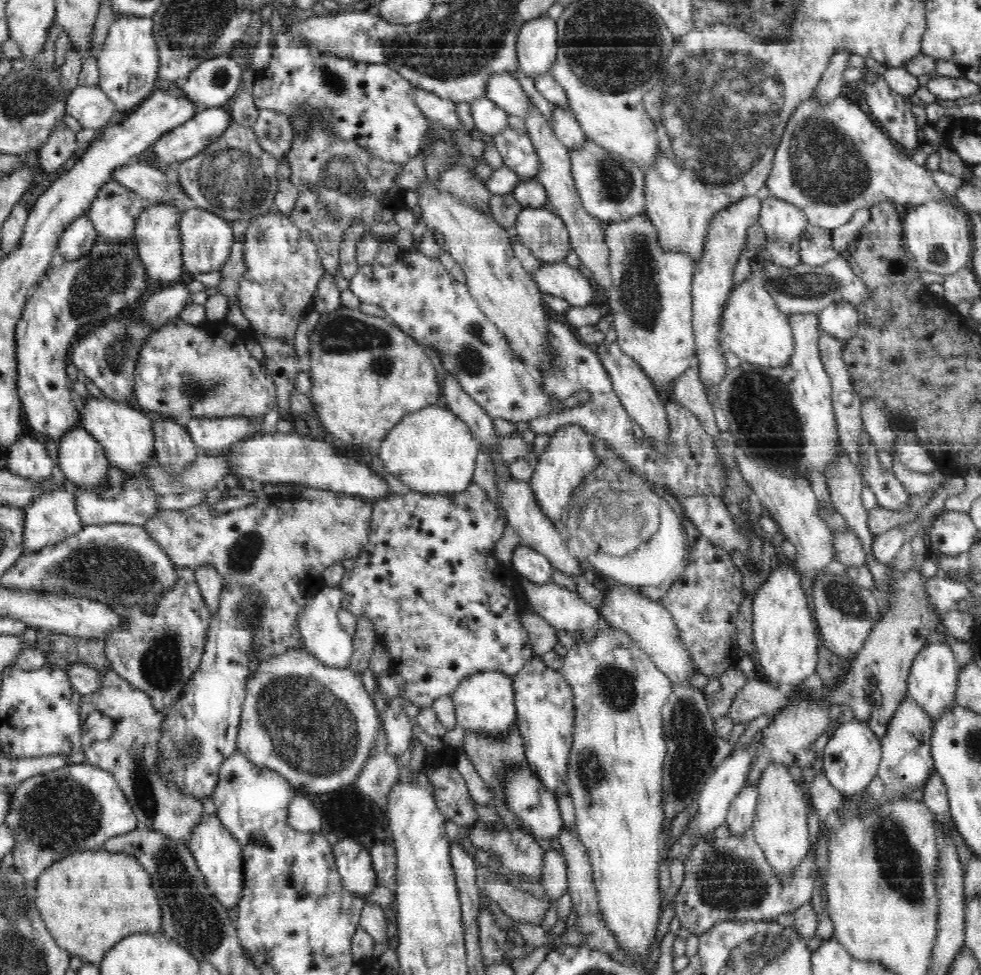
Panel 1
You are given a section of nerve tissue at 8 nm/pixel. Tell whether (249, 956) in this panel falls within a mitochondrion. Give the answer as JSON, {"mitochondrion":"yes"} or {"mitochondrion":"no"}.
{"mitochondrion":"no"}

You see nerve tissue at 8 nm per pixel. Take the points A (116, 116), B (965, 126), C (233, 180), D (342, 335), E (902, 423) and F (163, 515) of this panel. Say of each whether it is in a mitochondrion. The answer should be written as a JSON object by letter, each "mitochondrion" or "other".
{"A":"other","B":"other","C":"mitochondrion","D":"mitochondrion","E":"other","F":"other"}

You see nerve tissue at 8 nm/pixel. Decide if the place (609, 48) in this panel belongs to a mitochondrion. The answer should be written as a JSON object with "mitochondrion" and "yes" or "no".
{"mitochondrion":"yes"}

